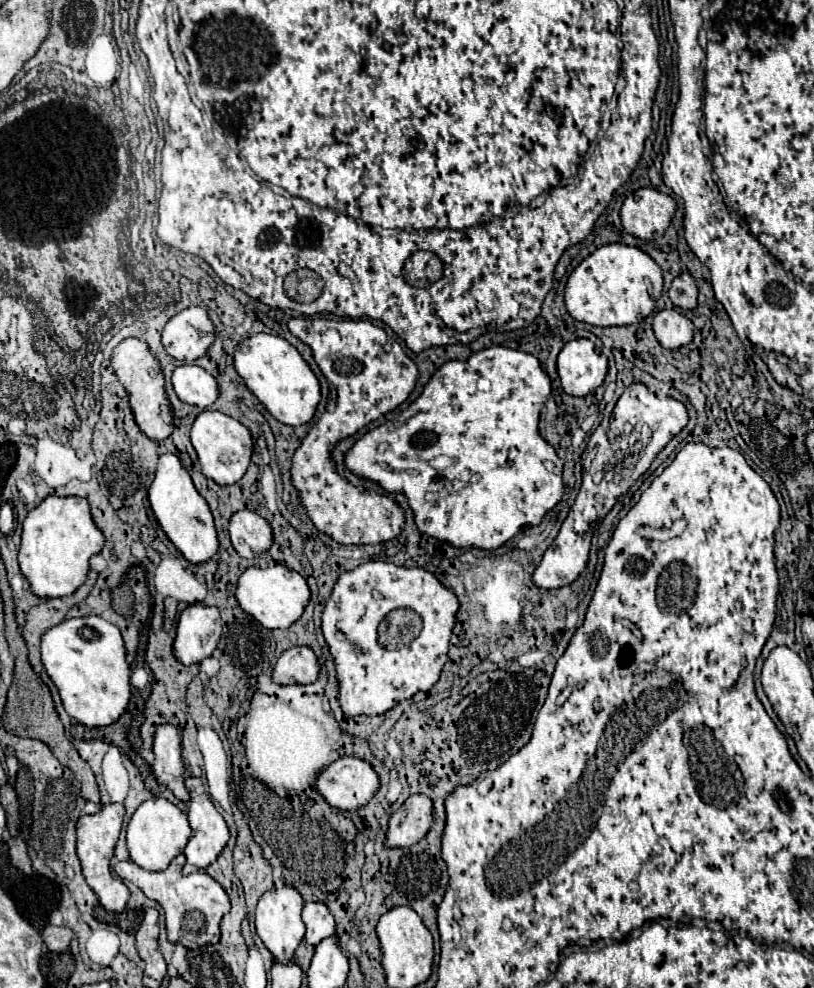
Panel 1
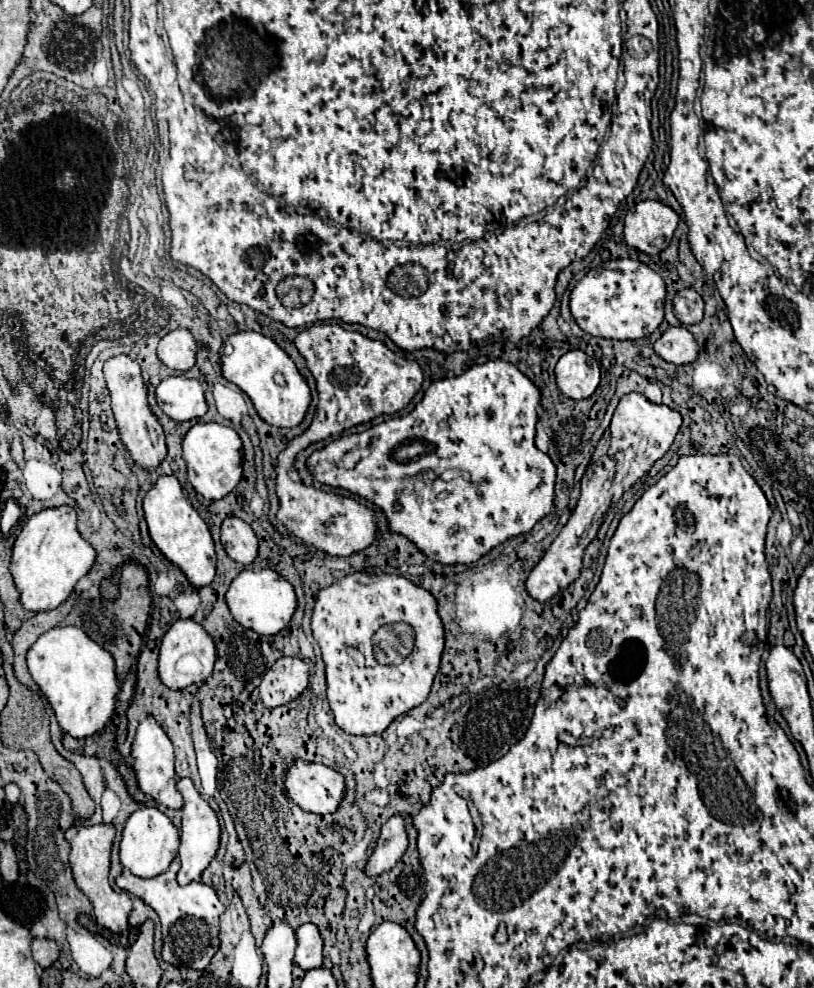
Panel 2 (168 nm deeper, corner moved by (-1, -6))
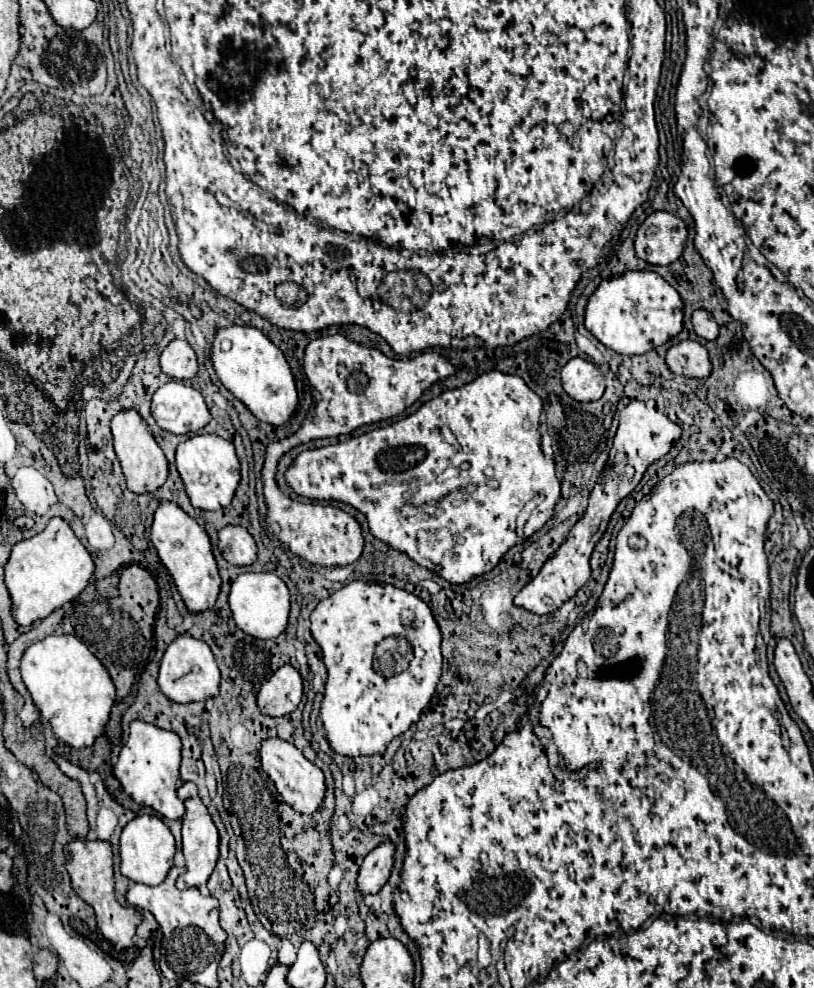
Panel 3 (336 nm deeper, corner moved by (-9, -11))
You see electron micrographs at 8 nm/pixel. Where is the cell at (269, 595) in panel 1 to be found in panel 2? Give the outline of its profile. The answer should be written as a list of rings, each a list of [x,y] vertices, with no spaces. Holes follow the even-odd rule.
[[[264,568],[264,570],[242,570],[232,580],[226,592],[226,604],[234,620],[240,622],[244,628],[250,628],[258,634],[278,634],[290,624],[298,608],[298,598],[294,586],[288,580],[280,578],[278,572]]]

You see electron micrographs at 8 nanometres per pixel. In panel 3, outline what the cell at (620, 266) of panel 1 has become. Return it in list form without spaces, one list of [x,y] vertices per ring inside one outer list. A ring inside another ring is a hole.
[[[628,271],[598,285],[586,305],[586,329],[608,349],[620,355],[642,355],[652,351],[684,327],[684,303],[678,291],[652,271]]]

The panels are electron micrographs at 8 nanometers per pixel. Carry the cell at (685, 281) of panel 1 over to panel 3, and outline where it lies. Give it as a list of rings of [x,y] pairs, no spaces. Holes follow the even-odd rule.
[[[694,311],[692,323],[694,323],[694,331],[698,337],[702,337],[706,341],[716,341],[718,323],[712,319],[712,315],[708,315],[708,311]]]

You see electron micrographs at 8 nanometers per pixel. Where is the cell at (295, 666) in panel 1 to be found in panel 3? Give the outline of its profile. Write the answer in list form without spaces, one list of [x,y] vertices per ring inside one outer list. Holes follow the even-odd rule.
[[[282,665],[258,691],[256,703],[260,713],[282,717],[292,713],[302,699],[302,677],[292,665]]]

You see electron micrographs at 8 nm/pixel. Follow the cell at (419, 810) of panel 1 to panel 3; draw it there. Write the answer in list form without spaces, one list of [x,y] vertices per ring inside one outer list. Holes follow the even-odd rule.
[[[392,843],[378,845],[370,855],[366,855],[364,863],[360,865],[356,889],[362,895],[378,893],[388,881],[392,865],[394,865],[394,845]]]

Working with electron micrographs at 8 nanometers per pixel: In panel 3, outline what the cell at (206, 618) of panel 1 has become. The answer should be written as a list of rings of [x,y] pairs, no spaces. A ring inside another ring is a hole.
[[[178,635],[166,649],[160,661],[160,675],[158,685],[160,691],[172,699],[174,703],[192,703],[192,701],[206,701],[218,695],[220,683],[220,669],[210,651],[210,647],[190,635]]]

